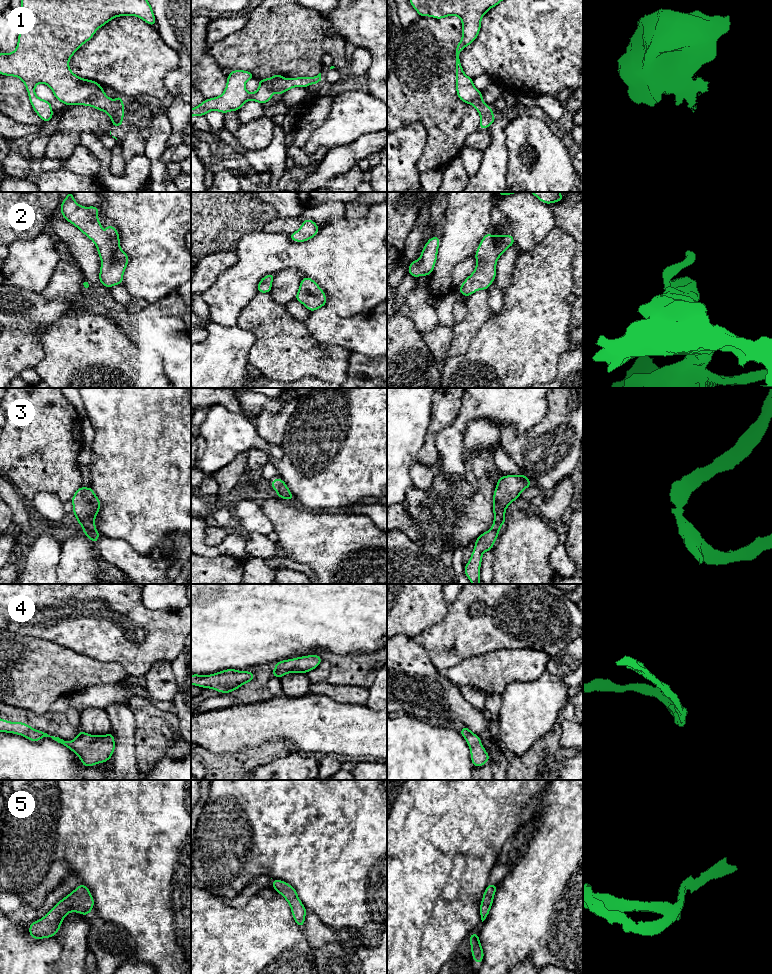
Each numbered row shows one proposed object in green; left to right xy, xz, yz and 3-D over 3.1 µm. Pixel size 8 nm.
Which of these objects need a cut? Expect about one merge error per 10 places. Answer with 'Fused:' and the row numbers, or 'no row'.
Fused: no row

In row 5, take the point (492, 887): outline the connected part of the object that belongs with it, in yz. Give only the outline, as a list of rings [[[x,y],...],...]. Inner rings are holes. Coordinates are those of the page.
[[[488,884],[483,893],[483,898],[479,909],[482,922],[488,917],[488,913],[490,912],[491,906],[493,904],[494,893],[497,891],[497,888],[498,885]]]

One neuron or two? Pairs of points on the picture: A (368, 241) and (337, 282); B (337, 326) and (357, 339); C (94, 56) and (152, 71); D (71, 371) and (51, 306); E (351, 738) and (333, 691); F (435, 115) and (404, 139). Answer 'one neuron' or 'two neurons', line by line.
A: one neuron
B: one neuron
C: one neuron
D: two neurons
E: two neurons
F: two neurons

